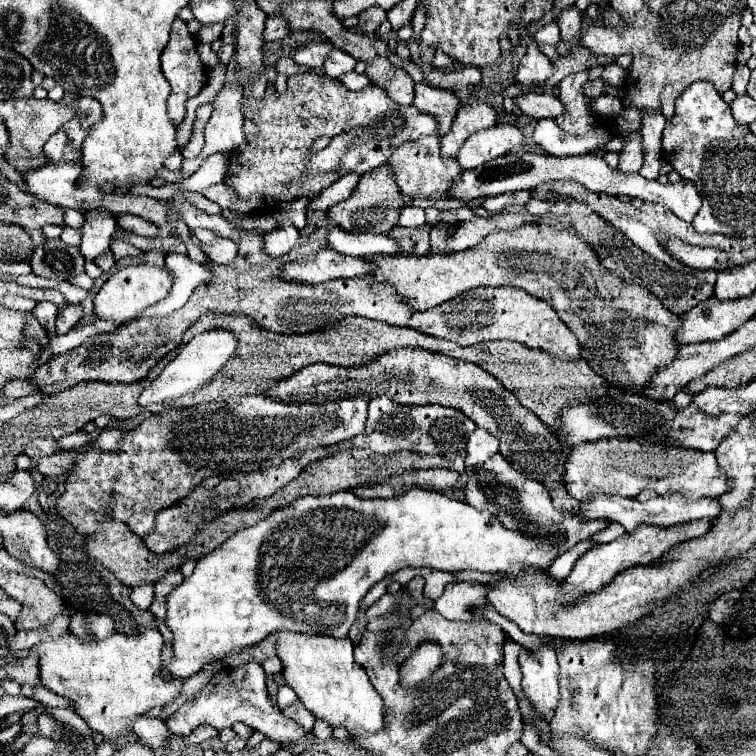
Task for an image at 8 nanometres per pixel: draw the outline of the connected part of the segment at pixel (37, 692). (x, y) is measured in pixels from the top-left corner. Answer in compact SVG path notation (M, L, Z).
M35 686L35 688L33 688L33 698L39 700L39 702L43 702L45 706L51 706L51 708L59 708L59 706L69 708L69 706L71 706L69 700L65 700L65 698L57 696L57 694L53 694L51 690L47 690L47 688L43 688L43 686Z

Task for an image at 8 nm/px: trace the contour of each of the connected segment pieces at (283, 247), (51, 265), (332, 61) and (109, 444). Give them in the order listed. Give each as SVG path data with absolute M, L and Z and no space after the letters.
M283 224L265 234L265 252L277 258L295 248L299 242L299 230L293 224Z
M51 238L39 244L33 252L31 266L37 276L45 276L51 280L73 280L83 272L85 258L79 246L69 246L61 238Z
M333 48L333 50L329 52L323 68L325 68L325 74L327 74L329 78L337 78L337 76L341 76L341 74L345 74L345 72L351 72L351 70L355 68L355 64L357 64L357 62L355 62L353 56L349 56L349 54L343 52L343 50Z
M105 428L105 430L101 430L101 436L93 442L93 446L101 448L101 450L109 450L109 448L113 450L121 442L121 438L123 438L123 430L119 430L119 428Z

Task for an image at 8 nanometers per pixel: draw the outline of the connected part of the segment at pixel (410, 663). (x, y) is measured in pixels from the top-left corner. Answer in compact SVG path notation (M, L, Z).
M425 640L421 648L417 648L415 654L401 664L401 682L405 684L405 688L413 688L421 680L425 680L441 664L441 658L443 656L439 646Z

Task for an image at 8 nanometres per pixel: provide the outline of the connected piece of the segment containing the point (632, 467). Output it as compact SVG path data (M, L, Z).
M607 438L573 446L565 462L563 484L565 490L577 500L585 500L595 492L607 496L635 498L645 488L651 488L657 494L679 492L689 500L695 500L701 496L721 496L729 492L729 488L733 488L725 472L721 472L713 452L643 444L635 438Z

